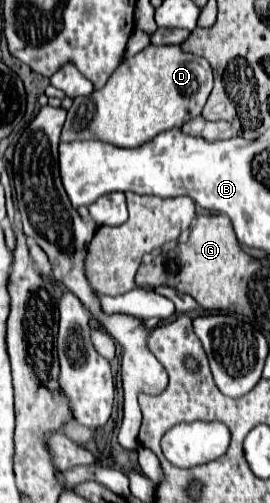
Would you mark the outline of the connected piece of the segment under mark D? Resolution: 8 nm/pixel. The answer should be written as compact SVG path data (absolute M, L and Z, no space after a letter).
M148 45L128 57L102 89L88 97L74 97L62 141L100 139L116 147L138 147L158 133L182 127L188 119L198 117L212 91L212 81L212 67L204 57L184 53L180 45Z

